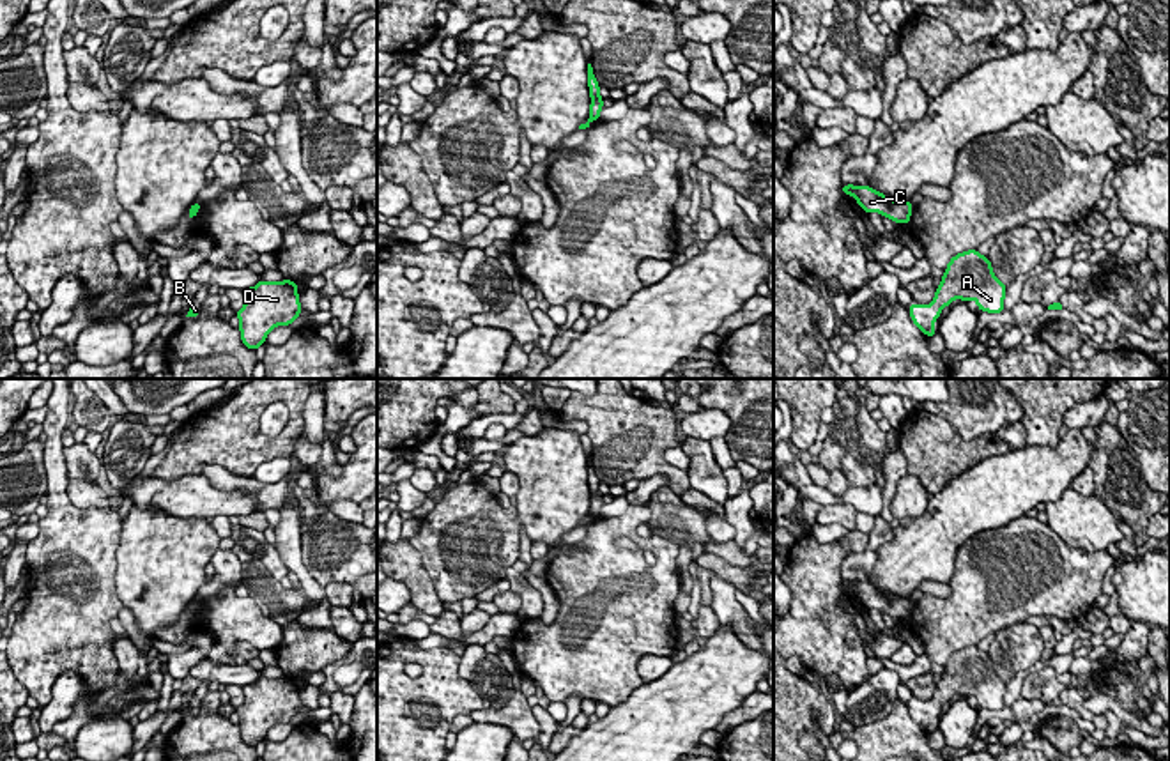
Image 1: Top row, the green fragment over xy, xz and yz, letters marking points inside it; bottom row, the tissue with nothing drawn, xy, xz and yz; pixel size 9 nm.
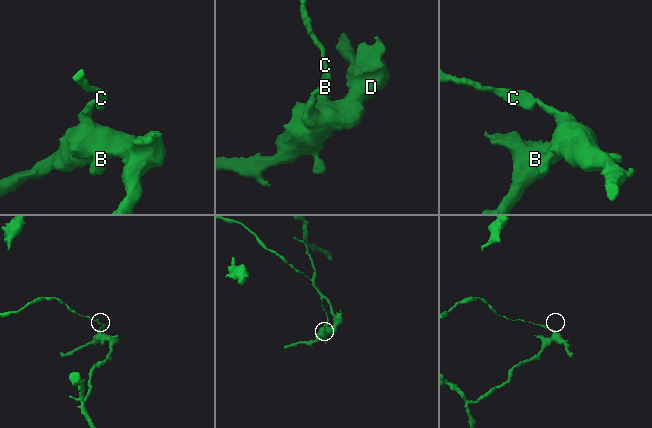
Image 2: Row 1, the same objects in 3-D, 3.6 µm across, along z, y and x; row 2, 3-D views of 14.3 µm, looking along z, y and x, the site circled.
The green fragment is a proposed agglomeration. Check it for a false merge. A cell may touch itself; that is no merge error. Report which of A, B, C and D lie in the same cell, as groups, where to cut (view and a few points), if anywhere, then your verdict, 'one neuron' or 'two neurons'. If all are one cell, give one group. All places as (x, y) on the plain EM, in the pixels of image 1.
groups A B D / C; cut xy (195, 600), (190, 606); two neurons

